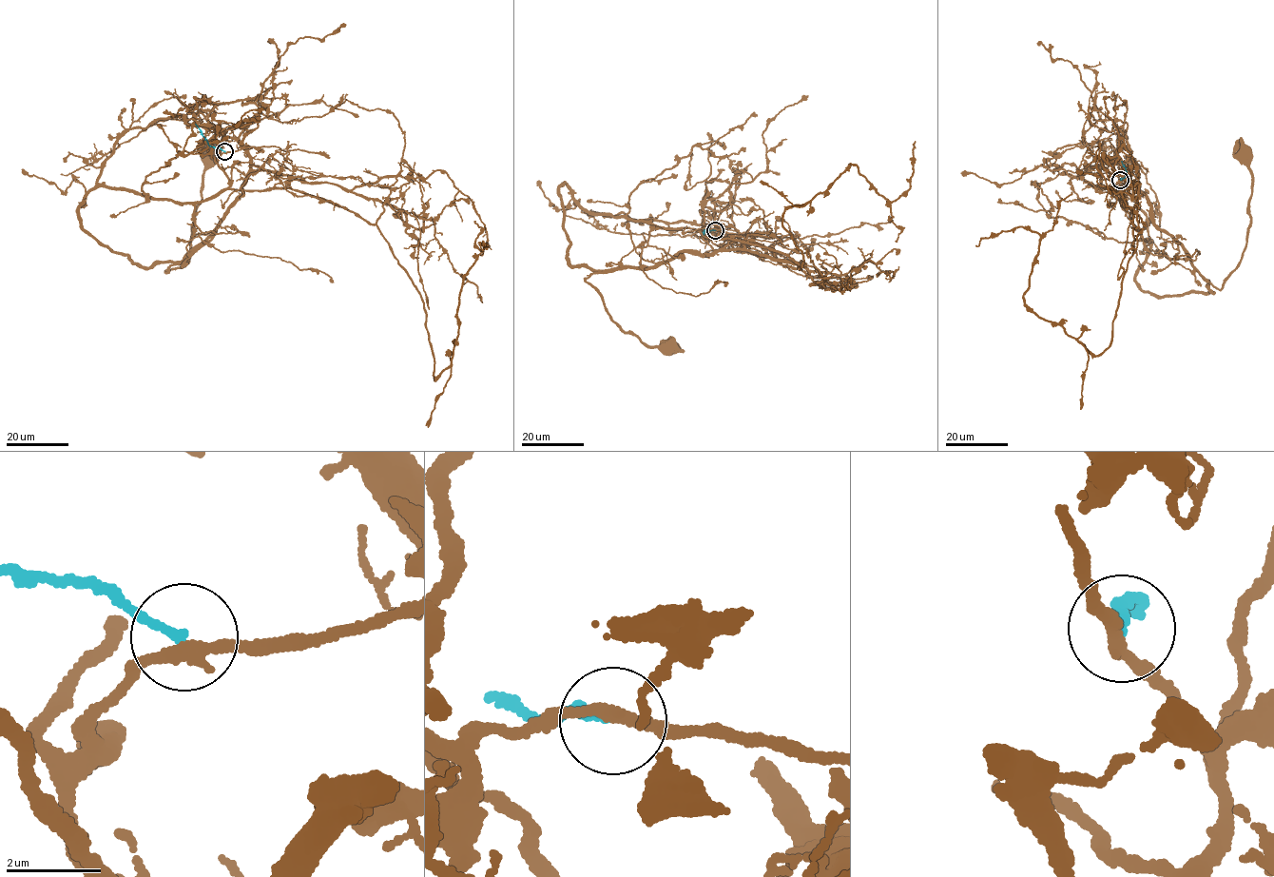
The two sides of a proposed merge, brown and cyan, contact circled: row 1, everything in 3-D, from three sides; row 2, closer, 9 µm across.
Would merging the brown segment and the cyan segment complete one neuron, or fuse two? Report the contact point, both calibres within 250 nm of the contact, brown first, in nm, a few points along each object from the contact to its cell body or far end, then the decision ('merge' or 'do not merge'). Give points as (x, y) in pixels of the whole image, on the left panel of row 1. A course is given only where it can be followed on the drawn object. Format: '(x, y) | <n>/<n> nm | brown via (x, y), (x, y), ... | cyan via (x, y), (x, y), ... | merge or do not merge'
(224, 151) | 280/170 nm | brown via (224, 152), (217, 165), (229, 185), (195, 204), (202, 231), (166, 272), (190, 254), (208, 155) | cyan via (224, 151), (208, 144), (196, 124) | do not merge

